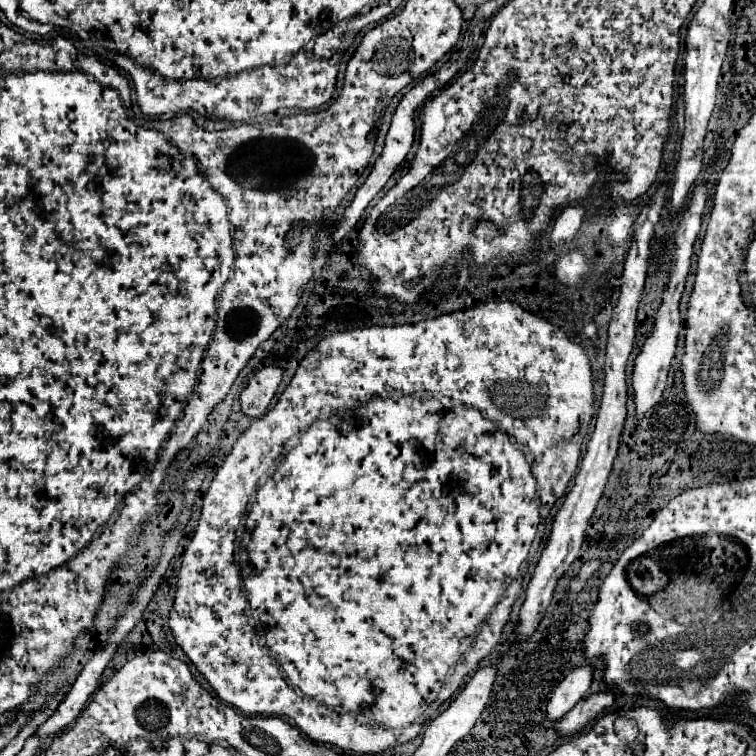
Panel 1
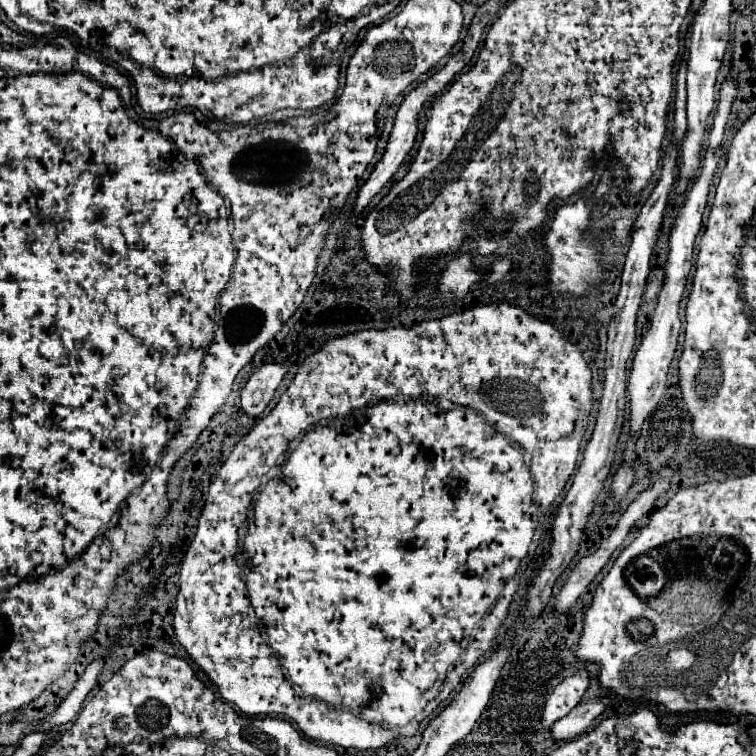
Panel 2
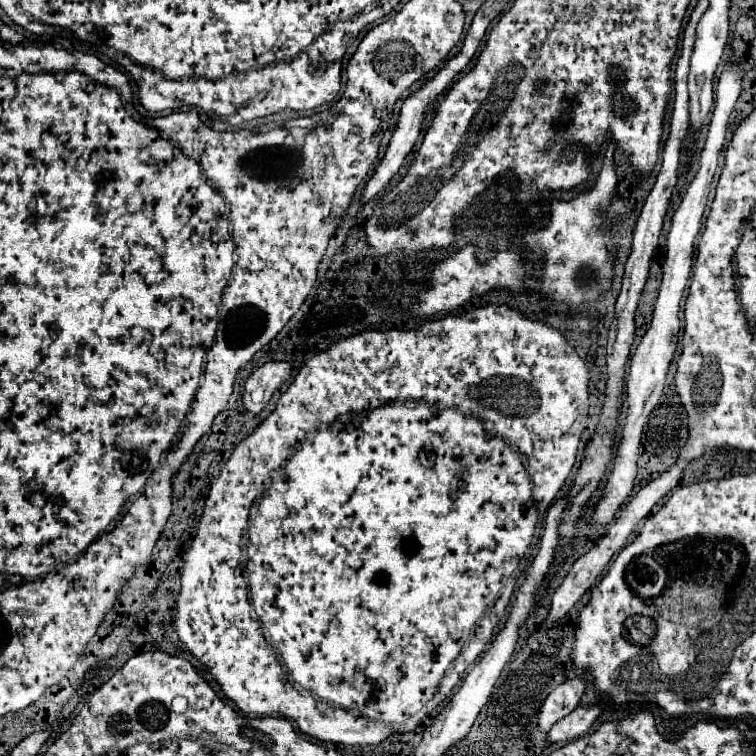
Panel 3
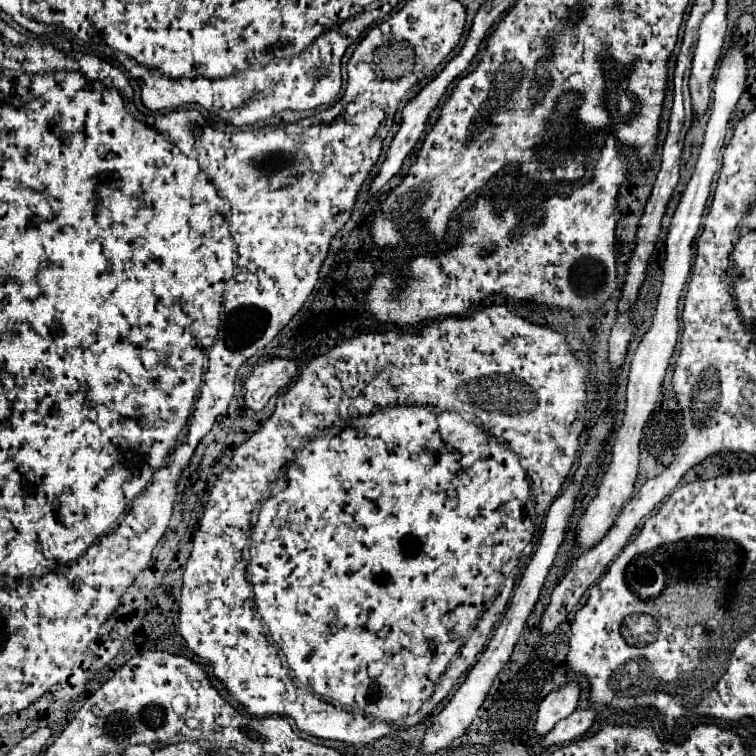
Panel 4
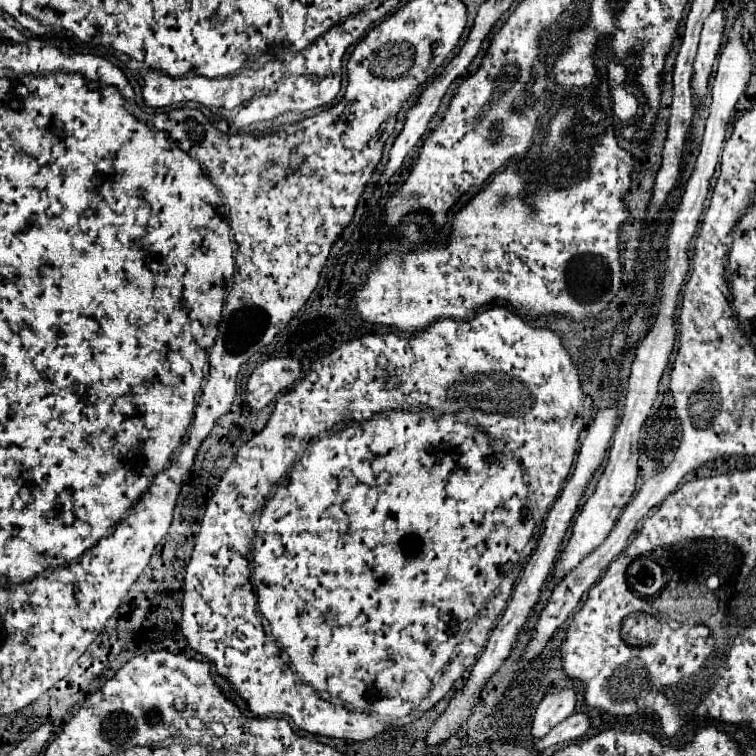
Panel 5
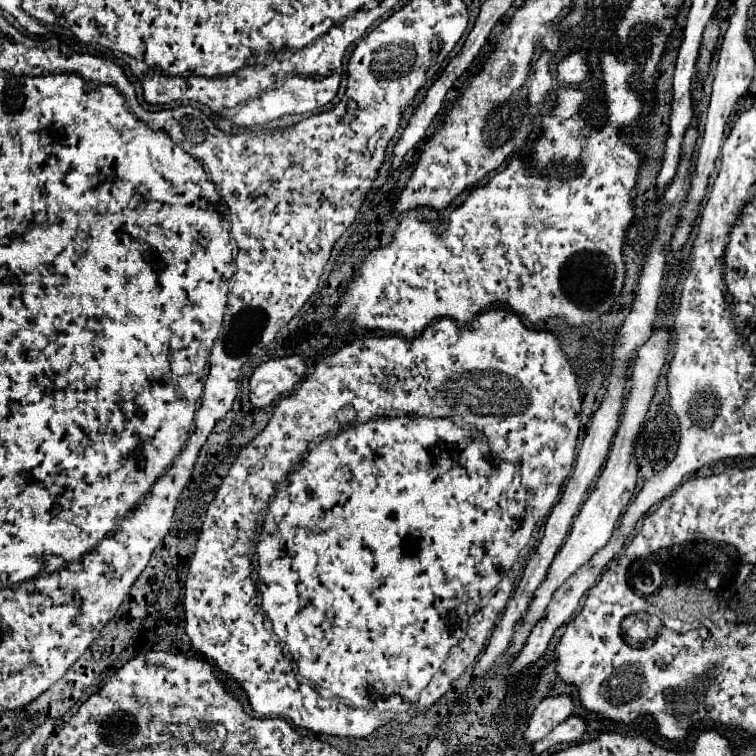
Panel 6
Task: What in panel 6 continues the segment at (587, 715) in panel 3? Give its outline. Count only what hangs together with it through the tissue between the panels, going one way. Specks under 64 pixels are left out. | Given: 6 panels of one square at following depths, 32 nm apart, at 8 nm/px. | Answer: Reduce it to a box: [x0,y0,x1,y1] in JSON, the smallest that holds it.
[534,716,586,754]

